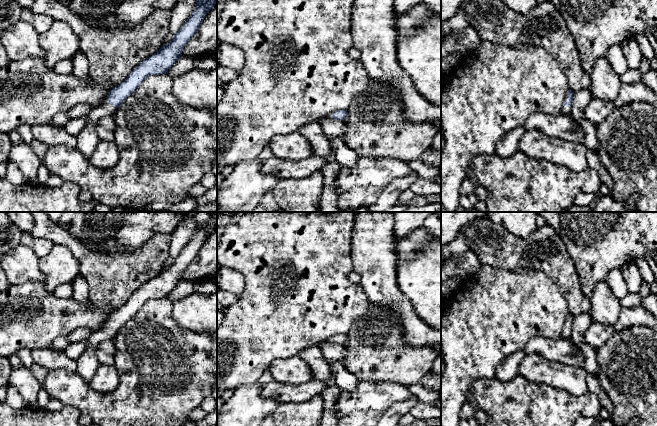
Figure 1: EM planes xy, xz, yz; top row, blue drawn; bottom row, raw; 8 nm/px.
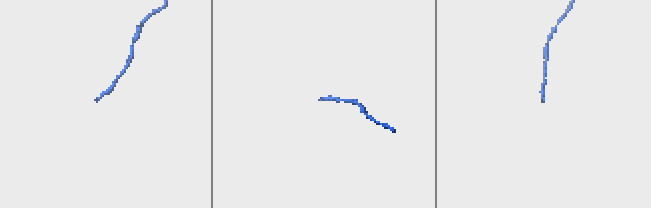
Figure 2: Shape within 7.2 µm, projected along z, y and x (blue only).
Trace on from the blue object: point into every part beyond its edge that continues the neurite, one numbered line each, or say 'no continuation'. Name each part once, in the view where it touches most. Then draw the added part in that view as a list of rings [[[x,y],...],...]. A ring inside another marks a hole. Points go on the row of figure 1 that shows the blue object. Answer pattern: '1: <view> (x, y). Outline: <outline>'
1: xy (87, 140). Outline: [[[108,96],[98,107],[88,113],[88,121],[85,128],[77,135],[77,148],[87,158],[90,159],[97,145],[101,141],[98,137],[95,125],[103,116],[113,116],[117,108],[108,103]]]

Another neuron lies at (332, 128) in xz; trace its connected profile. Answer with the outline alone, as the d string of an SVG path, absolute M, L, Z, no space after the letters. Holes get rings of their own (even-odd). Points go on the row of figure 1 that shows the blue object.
M328 116L317 119L316 122L321 125L324 134L327 137L342 137L342 135L346 132L347 129L344 121L335 120Z

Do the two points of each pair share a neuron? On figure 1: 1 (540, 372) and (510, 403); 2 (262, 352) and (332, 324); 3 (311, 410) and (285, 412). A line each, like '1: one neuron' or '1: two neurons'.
1: two neurons
2: one neuron
3: one neuron

